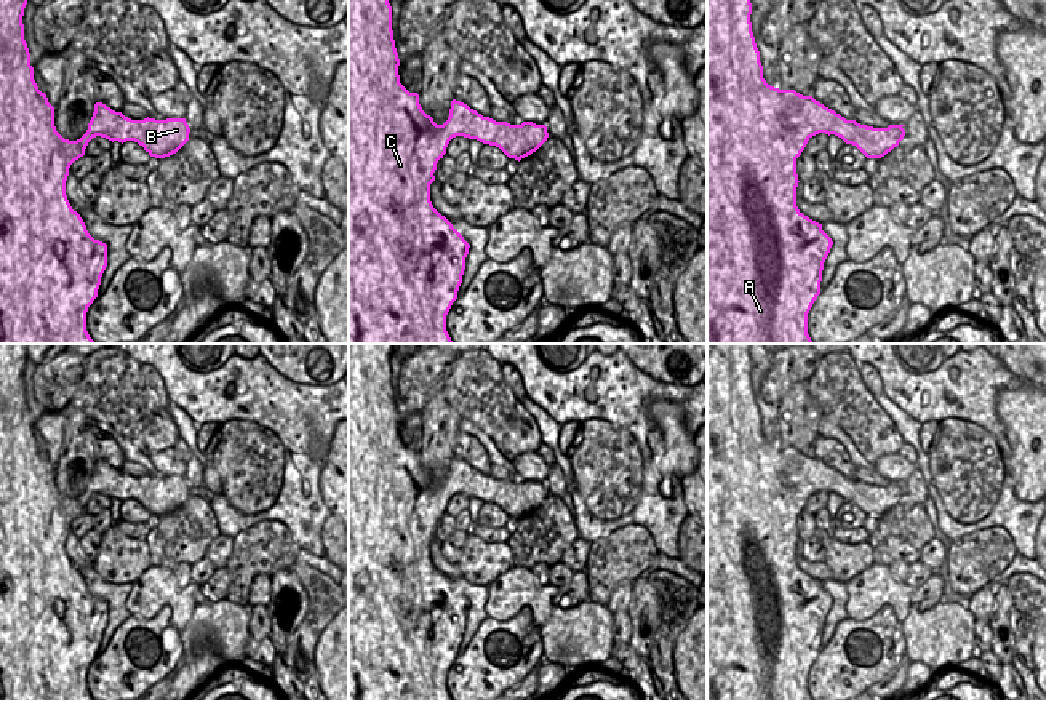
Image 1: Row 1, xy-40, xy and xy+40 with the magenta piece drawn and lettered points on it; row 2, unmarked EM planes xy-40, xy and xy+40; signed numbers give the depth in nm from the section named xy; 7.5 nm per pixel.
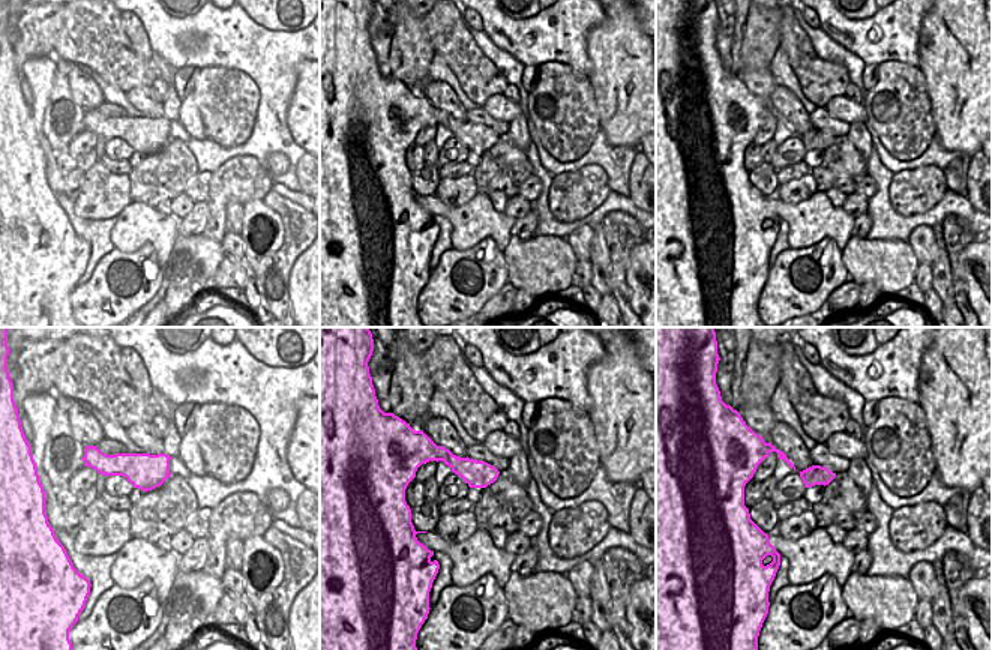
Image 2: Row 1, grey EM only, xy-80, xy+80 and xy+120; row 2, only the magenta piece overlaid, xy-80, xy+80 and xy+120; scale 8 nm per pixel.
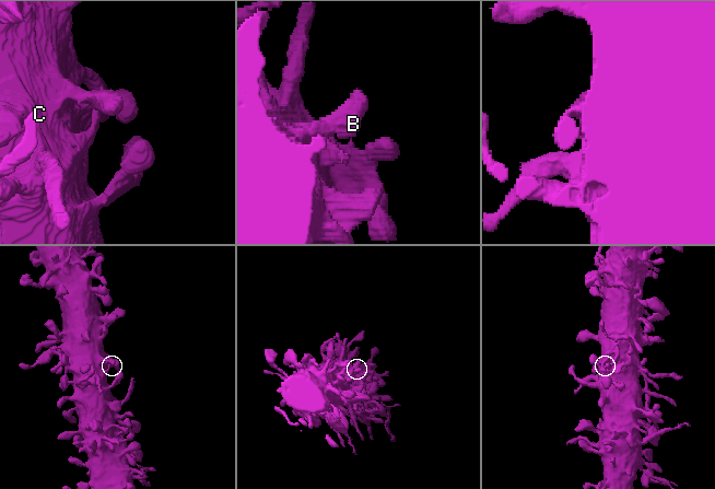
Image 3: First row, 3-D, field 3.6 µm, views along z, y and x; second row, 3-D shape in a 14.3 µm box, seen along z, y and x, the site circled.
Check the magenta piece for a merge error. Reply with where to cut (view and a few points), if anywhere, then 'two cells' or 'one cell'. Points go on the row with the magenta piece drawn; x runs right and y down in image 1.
no cut; one cell

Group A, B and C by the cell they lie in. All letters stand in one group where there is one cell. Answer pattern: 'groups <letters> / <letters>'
groups A B C

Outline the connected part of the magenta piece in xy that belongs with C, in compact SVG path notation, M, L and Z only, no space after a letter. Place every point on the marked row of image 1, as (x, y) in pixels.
M349 0L349 344L454 344L446 331L446 315L457 299L470 245L430 201L430 184L435 181L433 173L437 163L446 154L449 141L456 136L496 146L509 158L520 162L536 152L547 141L549 133L545 125L536 125L533 122L523 122L521 125L496 122L456 99L451 101L448 120L443 125L437 125L422 110L419 94L409 93L400 83L398 66L400 59L393 40L392 6L389 0Z

